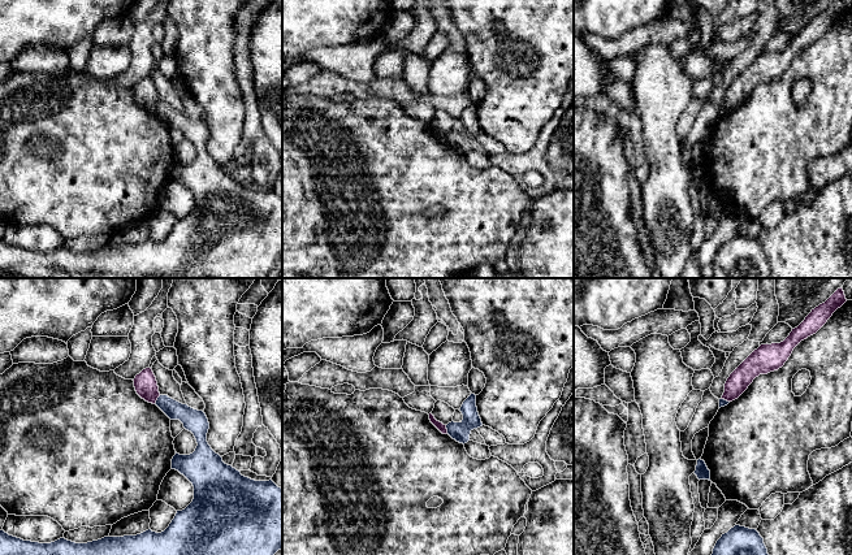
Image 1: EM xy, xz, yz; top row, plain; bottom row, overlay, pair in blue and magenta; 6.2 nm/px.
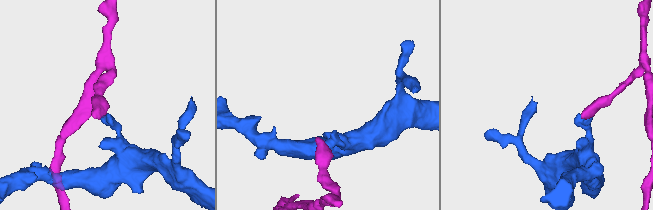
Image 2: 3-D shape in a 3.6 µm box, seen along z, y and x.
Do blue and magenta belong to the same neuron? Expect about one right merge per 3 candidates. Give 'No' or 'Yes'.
No

